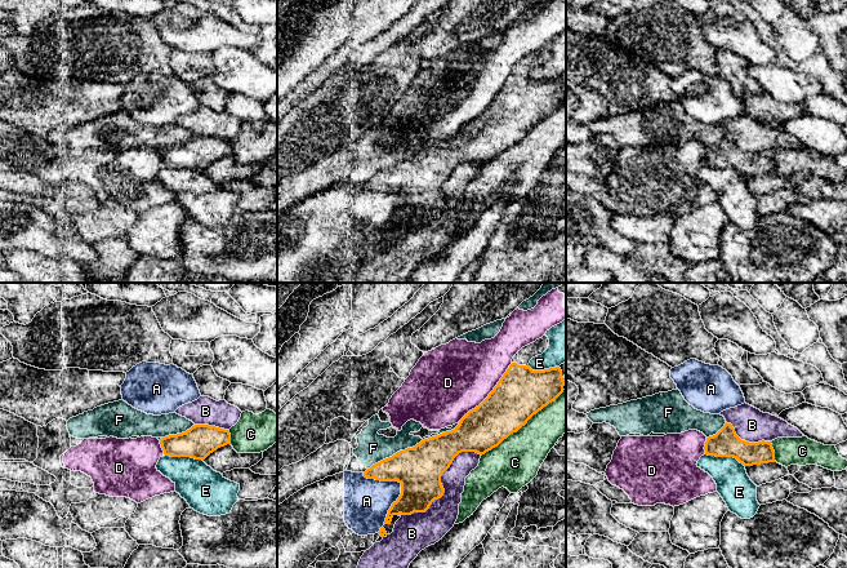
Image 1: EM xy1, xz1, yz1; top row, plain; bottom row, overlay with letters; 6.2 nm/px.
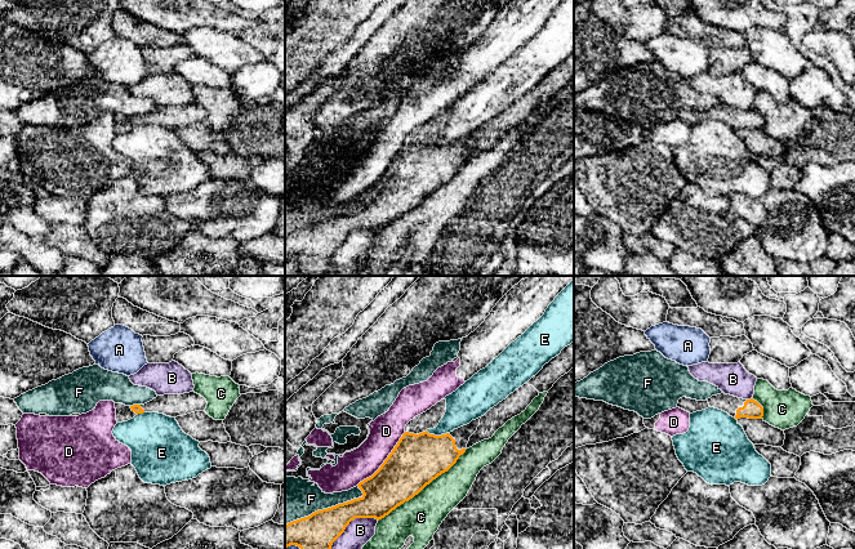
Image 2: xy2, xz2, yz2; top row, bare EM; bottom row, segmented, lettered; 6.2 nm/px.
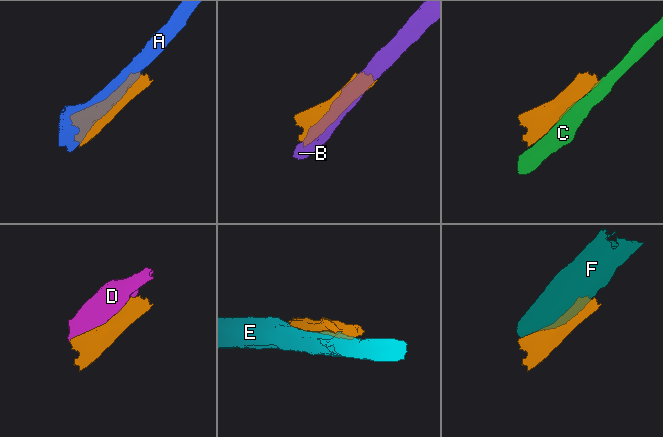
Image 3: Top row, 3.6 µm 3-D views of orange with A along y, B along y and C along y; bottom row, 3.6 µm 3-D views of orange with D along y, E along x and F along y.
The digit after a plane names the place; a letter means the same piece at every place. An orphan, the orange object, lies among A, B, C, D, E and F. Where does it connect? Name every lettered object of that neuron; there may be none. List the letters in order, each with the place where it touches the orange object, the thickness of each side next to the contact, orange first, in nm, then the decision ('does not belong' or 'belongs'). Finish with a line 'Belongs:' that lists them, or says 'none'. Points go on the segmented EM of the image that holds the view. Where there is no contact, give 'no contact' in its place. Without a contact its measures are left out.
A: contact xz1 (401, 484); calibres 280 and 280 nm; does not belong
B: contact xz1 (441, 486); calibres 280 and 190 nm; does not belong
C: contact xz2 (422, 489); calibres 320 and 260 nm; does not belong
D: contact xz1 (489, 394); calibres 320 and 440 nm; does not belong
E: contact xy1 (183, 456); calibres 200 and 260 nm; does not belong
F: contact xz1 (413, 447); calibres 280 and 190 nm; does not belong
Belongs: none

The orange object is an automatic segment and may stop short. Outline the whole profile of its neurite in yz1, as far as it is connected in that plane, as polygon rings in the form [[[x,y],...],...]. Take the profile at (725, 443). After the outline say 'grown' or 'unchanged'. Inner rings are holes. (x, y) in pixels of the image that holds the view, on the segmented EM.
[[[727,422],[716,435],[706,438],[704,449],[708,456],[734,457],[744,466],[776,462],[771,441],[741,440]]]; unchanged

